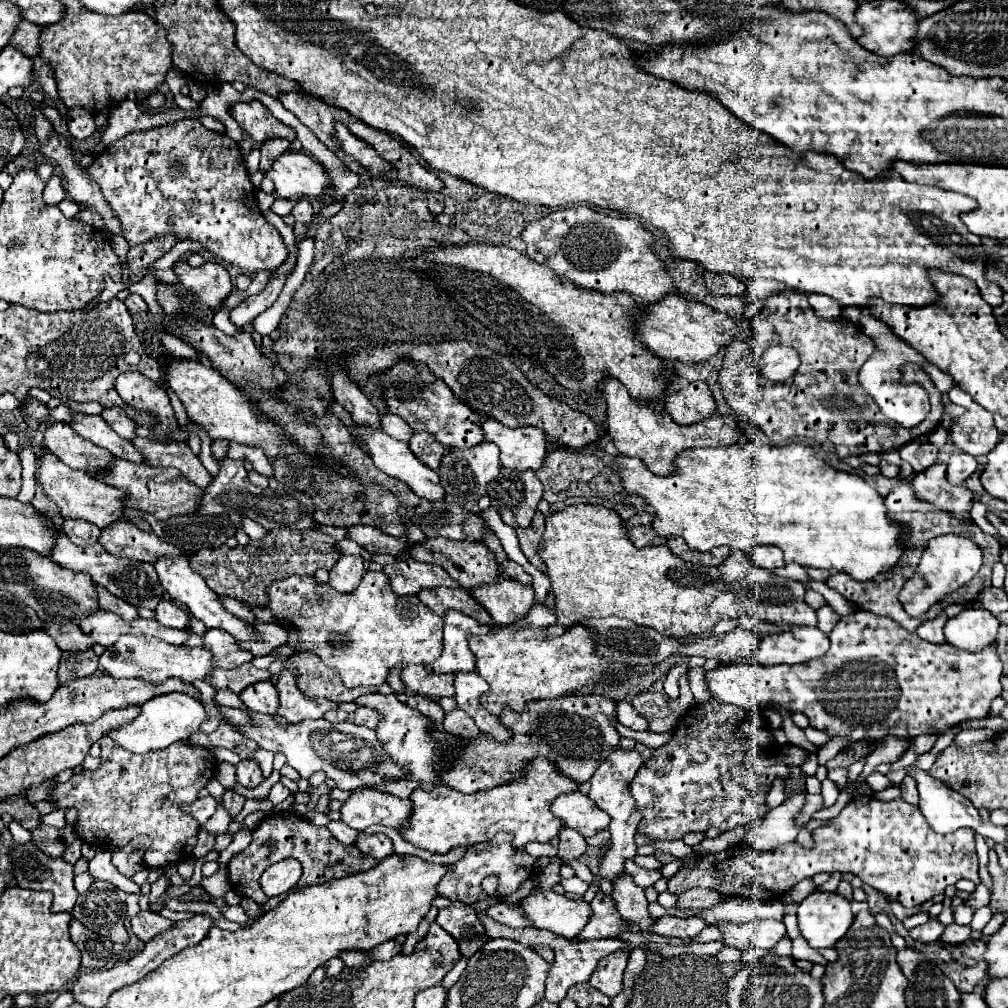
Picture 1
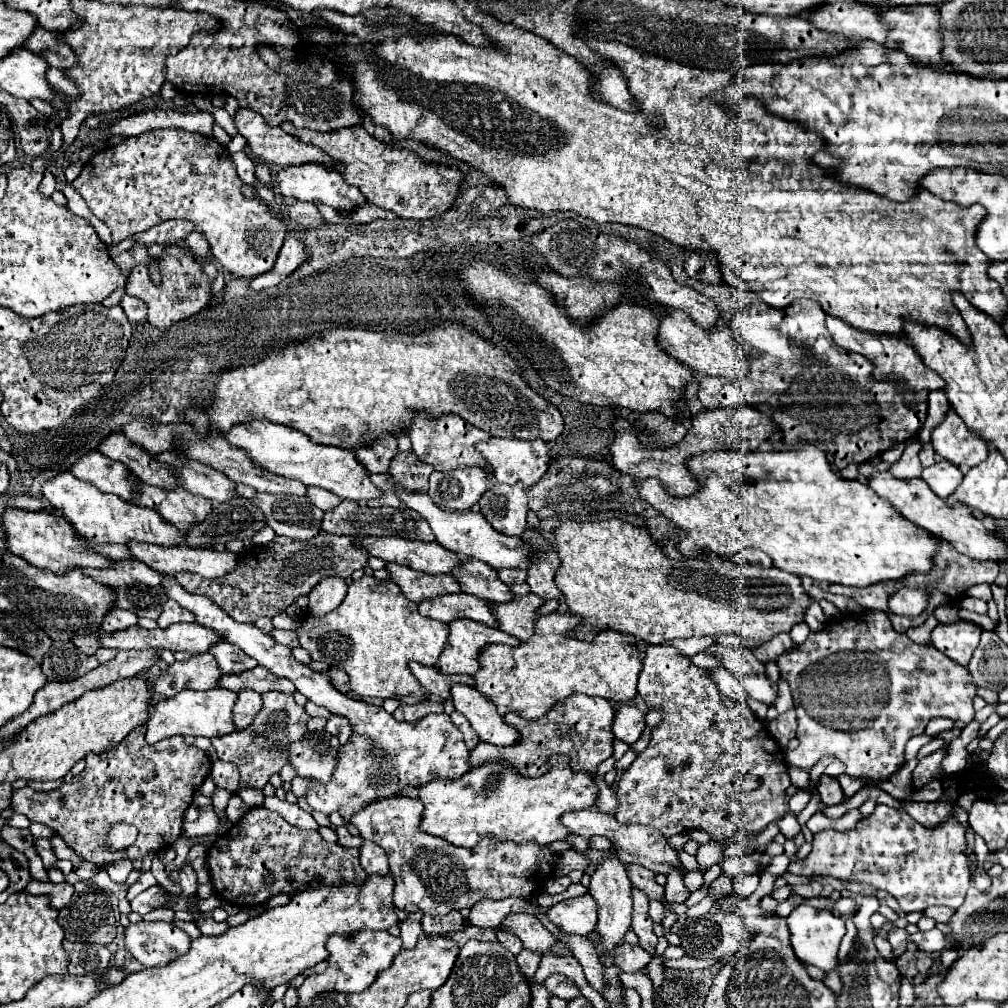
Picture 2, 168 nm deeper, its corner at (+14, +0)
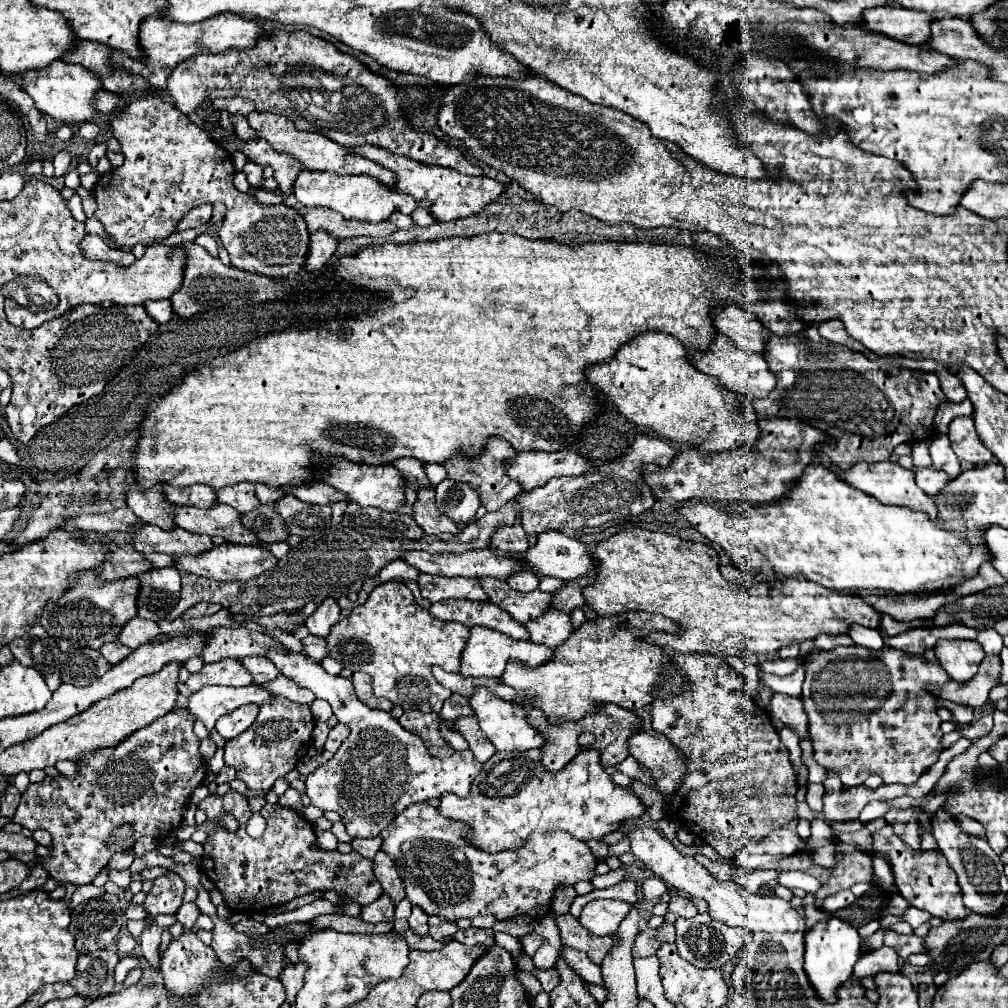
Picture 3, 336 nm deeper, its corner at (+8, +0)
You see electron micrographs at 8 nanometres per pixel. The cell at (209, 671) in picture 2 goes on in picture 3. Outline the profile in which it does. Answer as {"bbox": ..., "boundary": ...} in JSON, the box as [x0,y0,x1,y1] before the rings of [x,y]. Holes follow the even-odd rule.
{"bbox":[186,658,252,692],"boundary":[[[224,658],[214,664],[204,664],[204,668],[196,674],[190,674],[186,686],[190,692],[200,690],[208,684],[224,684],[224,686],[248,686],[252,684],[252,676],[244,670],[244,666],[234,658]]]}

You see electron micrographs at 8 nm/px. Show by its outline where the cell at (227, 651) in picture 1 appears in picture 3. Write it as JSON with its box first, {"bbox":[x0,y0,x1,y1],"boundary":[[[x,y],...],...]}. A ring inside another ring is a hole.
{"bbox":[240,656,280,684],"boundary":[[[248,656],[248,658],[240,658],[240,662],[252,674],[254,684],[264,684],[280,674],[280,670],[266,656]]]}

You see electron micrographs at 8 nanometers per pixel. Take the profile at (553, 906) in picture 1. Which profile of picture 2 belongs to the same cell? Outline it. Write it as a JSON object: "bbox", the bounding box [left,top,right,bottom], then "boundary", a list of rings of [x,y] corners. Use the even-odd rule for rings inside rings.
{"bbox":[548,894,598,936],"boundary":[[[590,894],[564,900],[548,910],[548,918],[568,934],[586,936],[596,930],[598,922],[598,904]]]}

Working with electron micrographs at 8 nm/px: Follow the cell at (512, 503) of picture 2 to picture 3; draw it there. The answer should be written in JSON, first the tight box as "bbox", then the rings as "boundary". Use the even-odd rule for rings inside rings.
{"bbox":[492,516,528,552],"boundary":[[[520,516],[516,518],[514,524],[500,524],[494,530],[492,536],[492,546],[500,548],[504,552],[524,552],[528,548],[528,540],[526,540],[526,532],[520,526]]]}

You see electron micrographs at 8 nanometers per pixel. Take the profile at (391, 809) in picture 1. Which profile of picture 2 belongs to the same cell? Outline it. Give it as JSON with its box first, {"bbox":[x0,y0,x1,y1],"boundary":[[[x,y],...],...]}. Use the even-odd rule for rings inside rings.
{"bbox":[352,796,560,916],"boundary":[[[394,796],[382,802],[372,802],[364,810],[352,816],[352,824],[358,826],[360,836],[378,844],[390,862],[390,874],[394,876],[394,906],[404,912],[424,912],[430,916],[448,914],[450,910],[472,908],[482,898],[504,900],[510,896],[530,898],[542,892],[548,876],[556,872],[560,862],[560,854],[550,850],[548,846],[540,846],[538,842],[496,842],[494,838],[484,838],[474,848],[458,848],[450,846],[450,842],[442,842],[442,838],[434,838],[422,830],[418,830],[418,822],[422,822],[422,802],[406,796]]]}

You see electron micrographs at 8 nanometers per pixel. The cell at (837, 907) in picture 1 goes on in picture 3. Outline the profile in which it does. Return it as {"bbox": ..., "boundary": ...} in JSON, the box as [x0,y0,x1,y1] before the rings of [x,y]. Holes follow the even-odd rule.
{"bbox":[804,916,860,1002],"boundary":[[[830,916],[828,920],[820,920],[810,930],[806,930],[804,948],[806,948],[804,970],[806,970],[814,990],[820,994],[820,998],[834,1002],[836,1000],[836,988],[850,978],[852,966],[860,958],[858,930],[844,920]]]}

